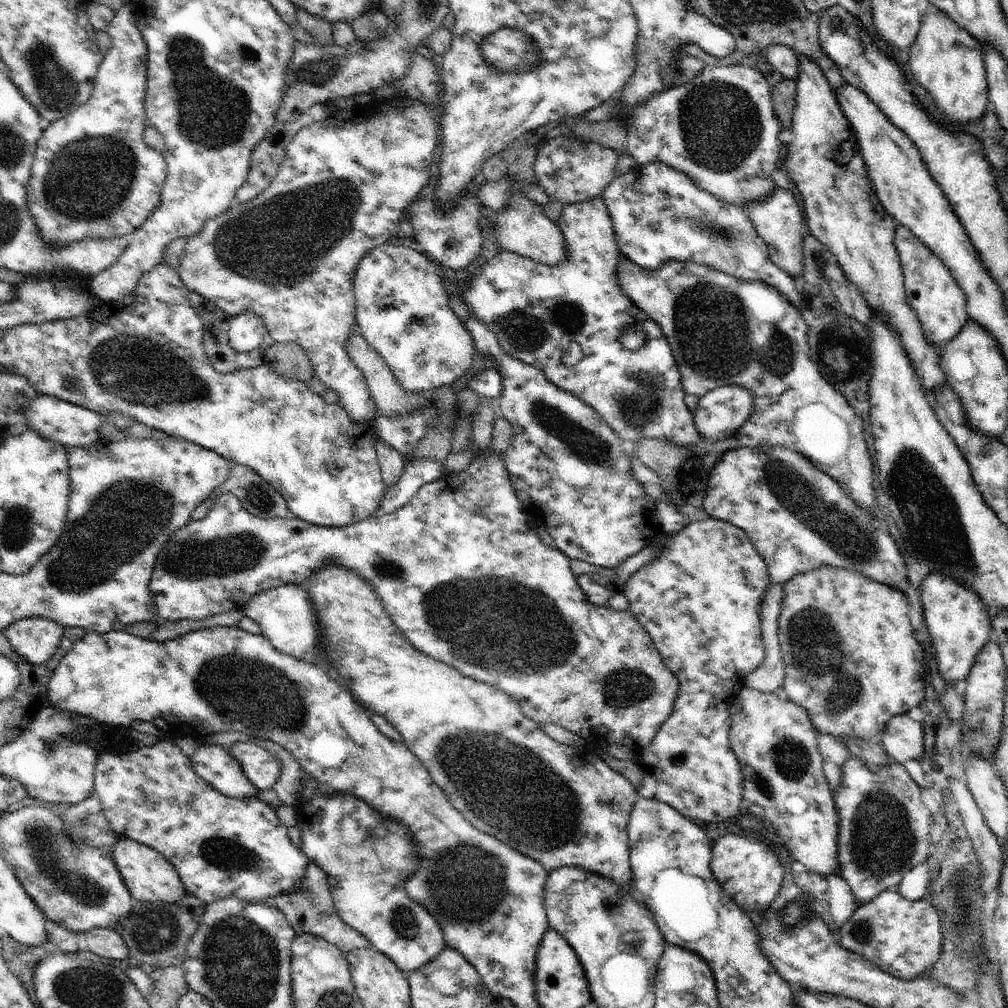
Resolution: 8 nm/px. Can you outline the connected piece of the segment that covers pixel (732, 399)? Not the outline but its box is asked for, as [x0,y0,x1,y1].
[693,384,754,442]

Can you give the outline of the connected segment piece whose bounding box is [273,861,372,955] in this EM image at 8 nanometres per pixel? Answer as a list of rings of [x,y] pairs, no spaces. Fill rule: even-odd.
[[[310,861],[308,868],[306,868],[306,876],[302,878],[300,890],[278,894],[278,896],[274,898],[273,904],[284,912],[284,916],[286,916],[286,920],[288,920],[288,924],[292,926],[292,930],[294,930],[296,936],[312,934],[312,936],[322,937],[322,940],[333,944],[345,955],[347,955],[348,952],[356,950],[356,948],[372,948],[372,944],[366,936],[360,934],[360,932],[354,930],[354,928],[350,928],[350,926],[338,916],[332,900],[326,873],[312,861]]]

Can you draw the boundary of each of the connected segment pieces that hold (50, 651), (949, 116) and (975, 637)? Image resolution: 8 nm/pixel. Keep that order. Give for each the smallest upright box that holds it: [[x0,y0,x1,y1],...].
[[4,618,65,664],[908,8,990,126],[921,572,990,684]]

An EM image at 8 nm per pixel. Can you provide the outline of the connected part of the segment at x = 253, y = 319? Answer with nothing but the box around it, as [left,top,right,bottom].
[228,310,266,354]

